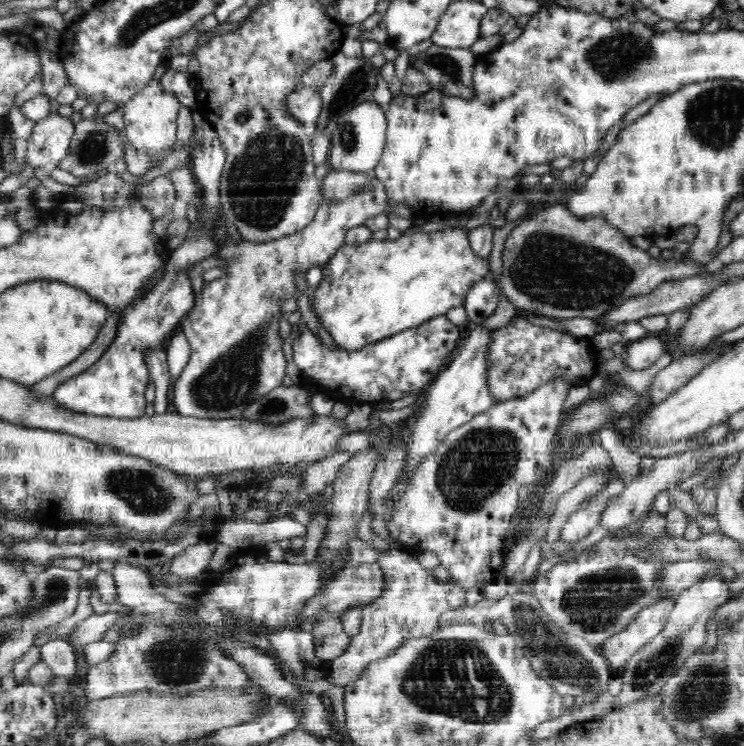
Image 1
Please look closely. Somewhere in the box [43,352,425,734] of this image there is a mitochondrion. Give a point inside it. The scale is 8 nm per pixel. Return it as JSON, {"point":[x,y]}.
{"point":[175,659]}

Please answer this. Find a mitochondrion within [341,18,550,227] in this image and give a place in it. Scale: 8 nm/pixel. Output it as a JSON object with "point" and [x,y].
{"point":[447,65]}

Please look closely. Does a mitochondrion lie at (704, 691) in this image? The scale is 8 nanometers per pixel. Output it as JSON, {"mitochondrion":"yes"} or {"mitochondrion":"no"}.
{"mitochondrion":"yes"}

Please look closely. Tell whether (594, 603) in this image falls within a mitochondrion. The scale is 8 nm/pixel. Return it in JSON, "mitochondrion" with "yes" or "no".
{"mitochondrion":"yes"}

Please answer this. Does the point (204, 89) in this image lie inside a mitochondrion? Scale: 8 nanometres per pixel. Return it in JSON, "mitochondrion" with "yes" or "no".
{"mitochondrion":"no"}

